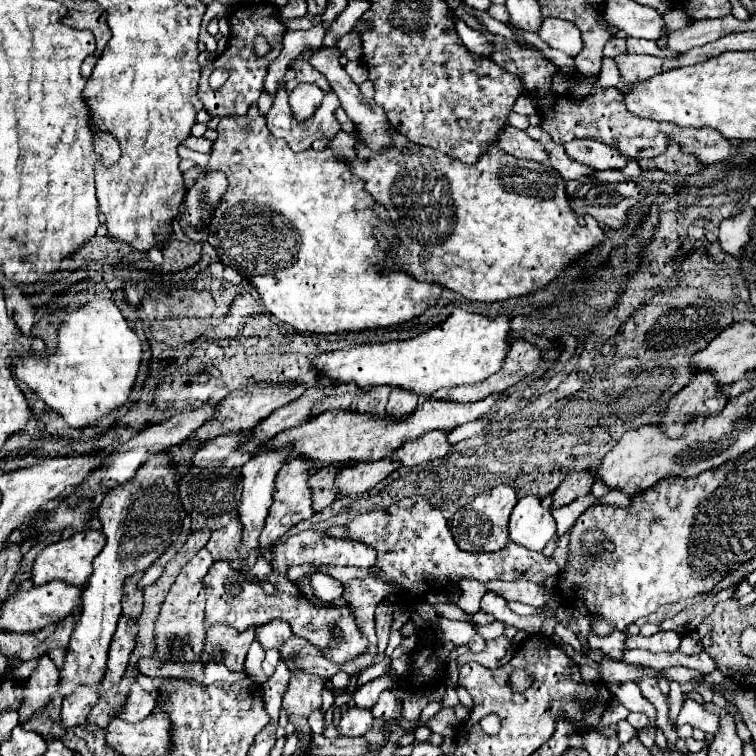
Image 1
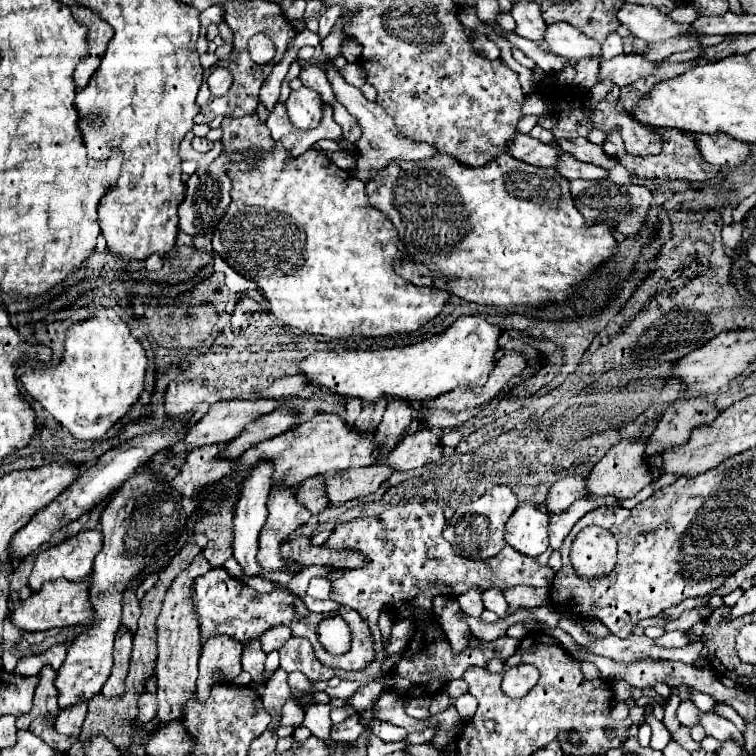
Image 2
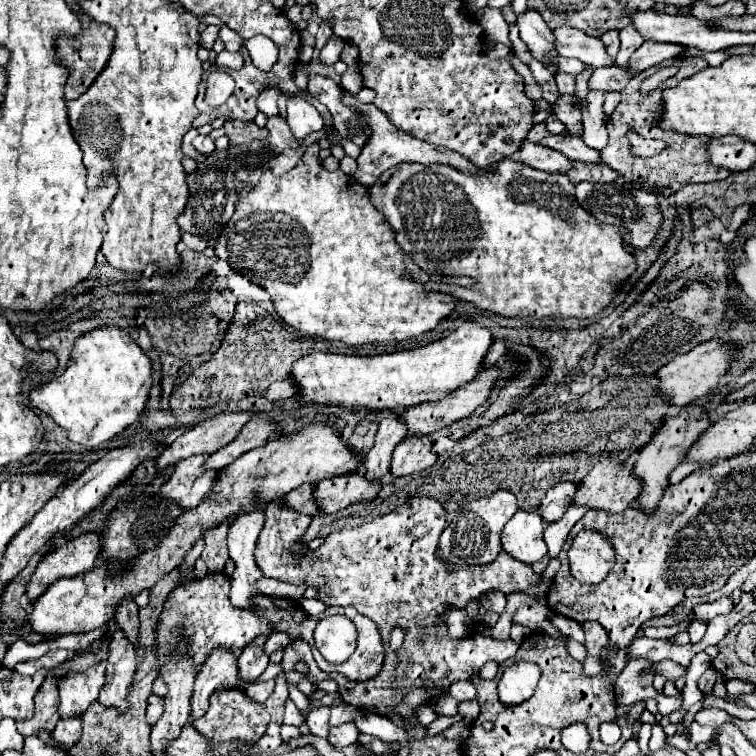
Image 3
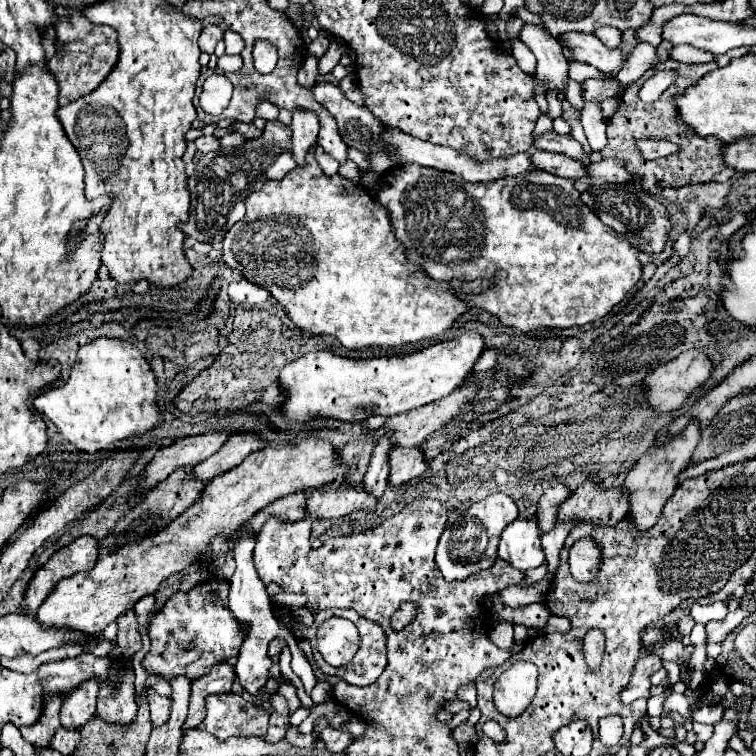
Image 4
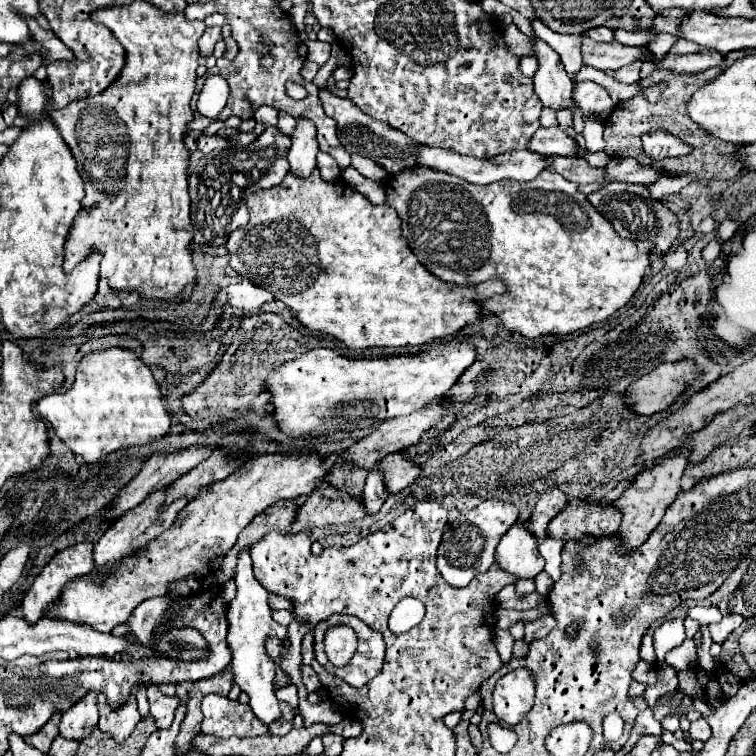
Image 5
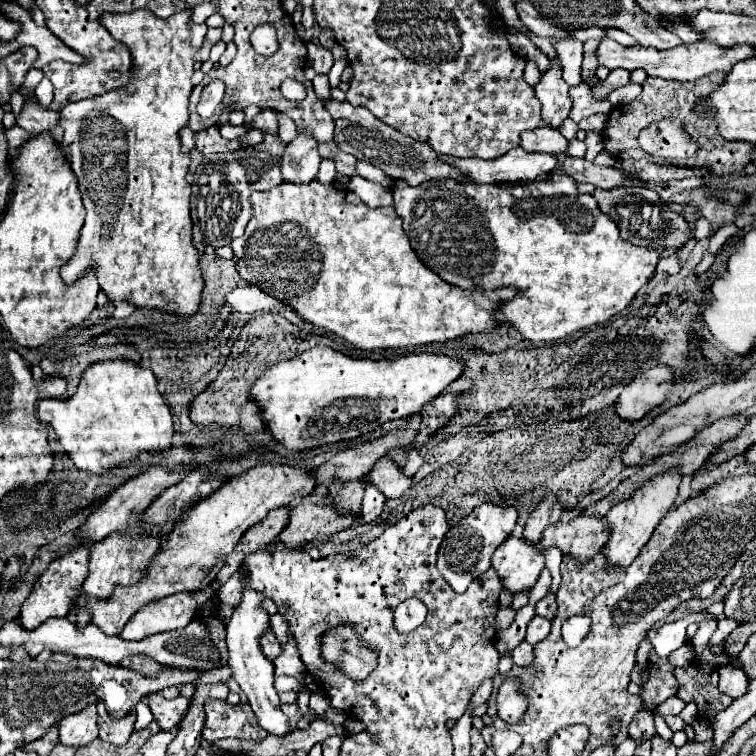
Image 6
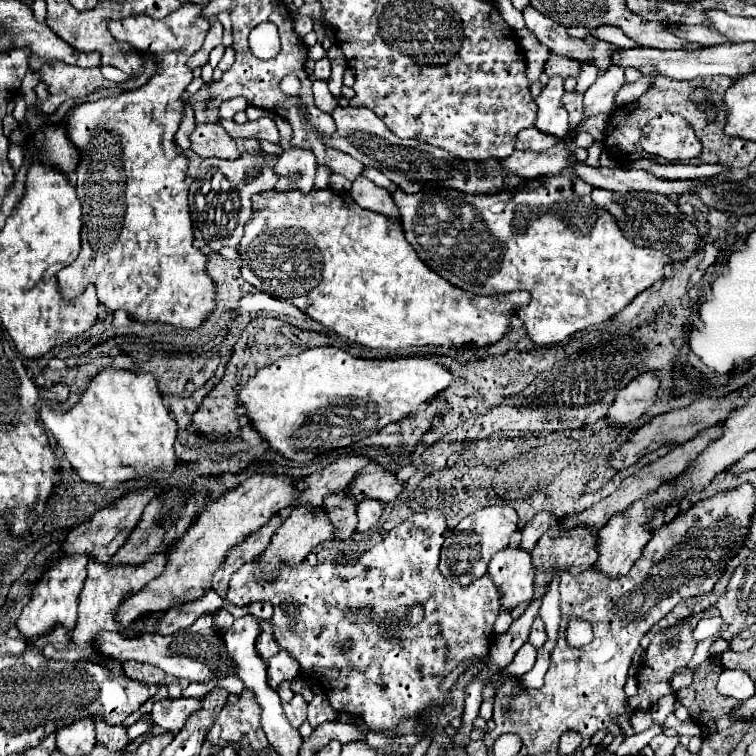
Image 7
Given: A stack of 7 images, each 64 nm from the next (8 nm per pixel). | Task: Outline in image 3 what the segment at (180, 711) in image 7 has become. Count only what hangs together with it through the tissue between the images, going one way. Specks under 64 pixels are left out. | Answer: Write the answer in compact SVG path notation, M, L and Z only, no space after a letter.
M148 696L148 706L146 706L146 720L148 724L154 724L162 714L162 698L160 696Z

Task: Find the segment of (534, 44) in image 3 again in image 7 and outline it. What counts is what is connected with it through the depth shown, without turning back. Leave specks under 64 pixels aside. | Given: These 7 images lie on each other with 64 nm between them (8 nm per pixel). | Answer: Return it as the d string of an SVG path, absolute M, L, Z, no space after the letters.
M550 76L548 84L542 88L540 96L536 98L538 104L538 120L536 128L548 134L554 134L558 138L566 138L568 132L568 112L562 104L564 96L564 80L560 76Z

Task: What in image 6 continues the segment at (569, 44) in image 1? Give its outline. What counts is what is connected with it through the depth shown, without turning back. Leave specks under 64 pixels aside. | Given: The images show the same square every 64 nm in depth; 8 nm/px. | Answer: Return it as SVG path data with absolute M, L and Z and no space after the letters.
M604 38L598 48L596 48L596 58L598 58L598 64L600 66L606 66L610 70L614 68L626 68L626 70L634 70L634 68L644 68L650 76L660 76L660 78L672 78L672 80L680 80L680 82L686 82L686 80L696 80L700 76L706 76L710 74L712 70L722 70L722 72L730 72L730 68L740 62L740 60L746 60L754 56L754 50L752 46L748 44L740 44L740 46L734 46L734 48L720 48L712 42L694 42L694 44L680 44L678 48L672 48L672 50L664 50L664 52L658 52L656 48L644 48L644 46L634 46L634 48L626 48L626 46L620 46L618 42L610 40L610 38Z

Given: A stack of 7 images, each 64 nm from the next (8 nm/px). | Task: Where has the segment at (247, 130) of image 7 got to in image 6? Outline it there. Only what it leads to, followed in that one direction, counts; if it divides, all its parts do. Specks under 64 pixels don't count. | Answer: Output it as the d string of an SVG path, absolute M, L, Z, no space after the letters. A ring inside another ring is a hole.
M266 108L266 110L260 110L254 118L254 126L264 130L264 132L272 132L276 134L276 128L278 128L278 120L276 120L278 112L272 112L272 108ZM230 122L224 124L224 126L220 126L220 134L224 136L224 138L228 138L228 140L232 140L232 138L238 138L238 136L242 136L247 132L247 128L244 125L235 126Z

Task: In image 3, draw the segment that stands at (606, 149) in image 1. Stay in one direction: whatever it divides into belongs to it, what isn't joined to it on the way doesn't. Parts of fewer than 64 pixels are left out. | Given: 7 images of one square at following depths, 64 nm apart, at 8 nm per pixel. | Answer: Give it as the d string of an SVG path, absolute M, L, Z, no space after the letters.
M550 134L550 136L546 136L544 140L540 140L540 144L562 152L562 154L564 154L566 158L570 158L570 160L594 162L594 164L600 162L600 152L598 152L598 150L588 148L582 138L576 138L576 136L570 136L570 134L568 134L568 136L566 136L566 134L560 134L560 136Z

